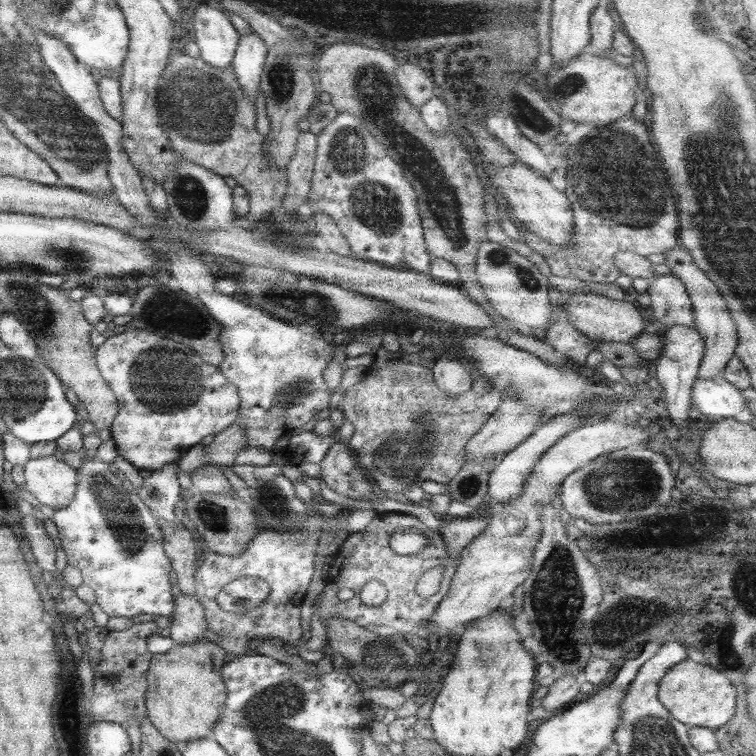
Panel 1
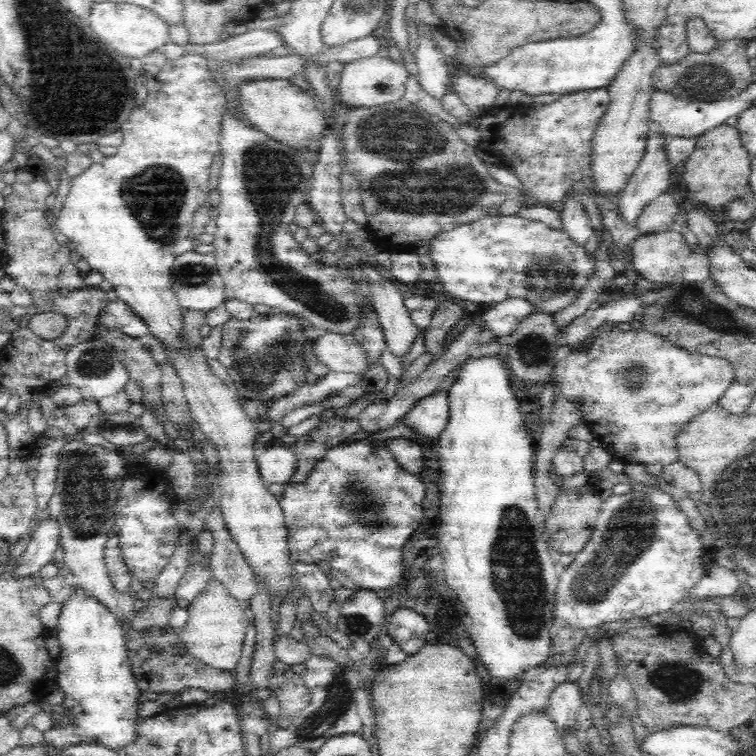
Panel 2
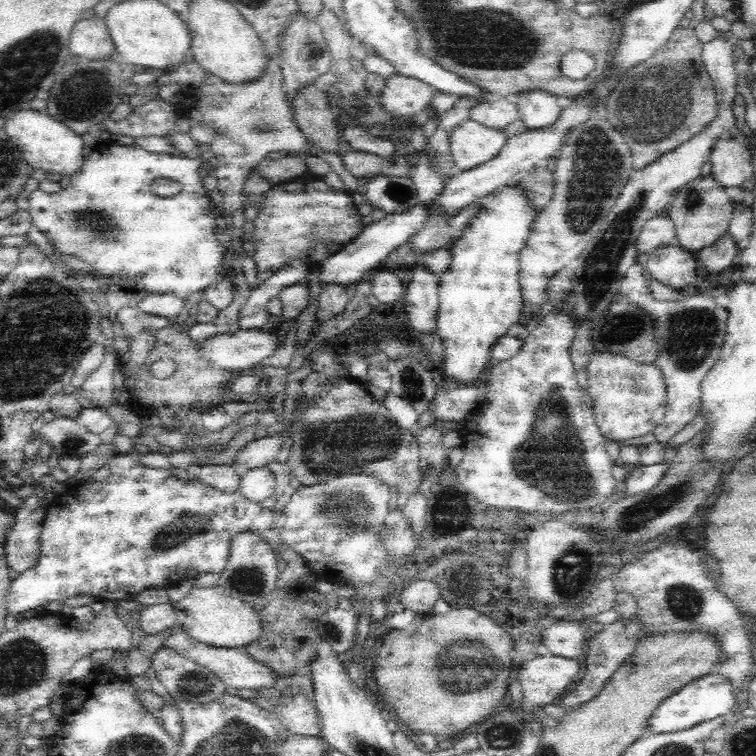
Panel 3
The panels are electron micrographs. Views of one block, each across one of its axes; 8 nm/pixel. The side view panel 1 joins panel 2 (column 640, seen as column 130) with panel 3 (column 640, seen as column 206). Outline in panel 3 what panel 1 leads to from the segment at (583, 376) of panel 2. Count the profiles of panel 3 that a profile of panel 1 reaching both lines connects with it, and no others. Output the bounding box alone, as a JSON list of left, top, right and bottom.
[586,350,667,442]

